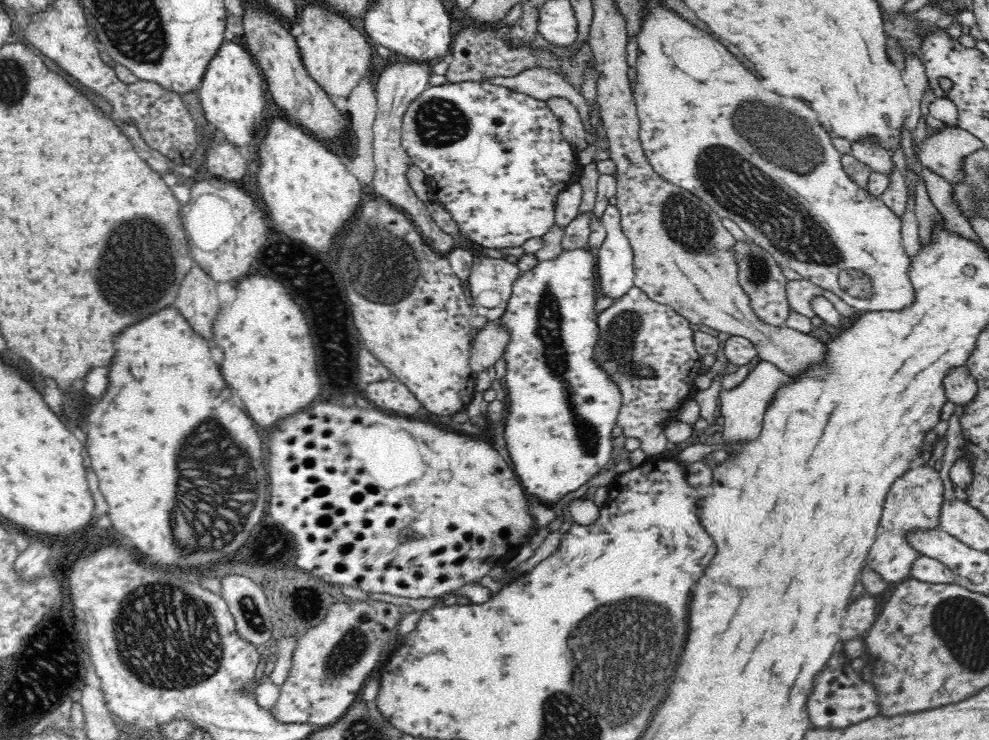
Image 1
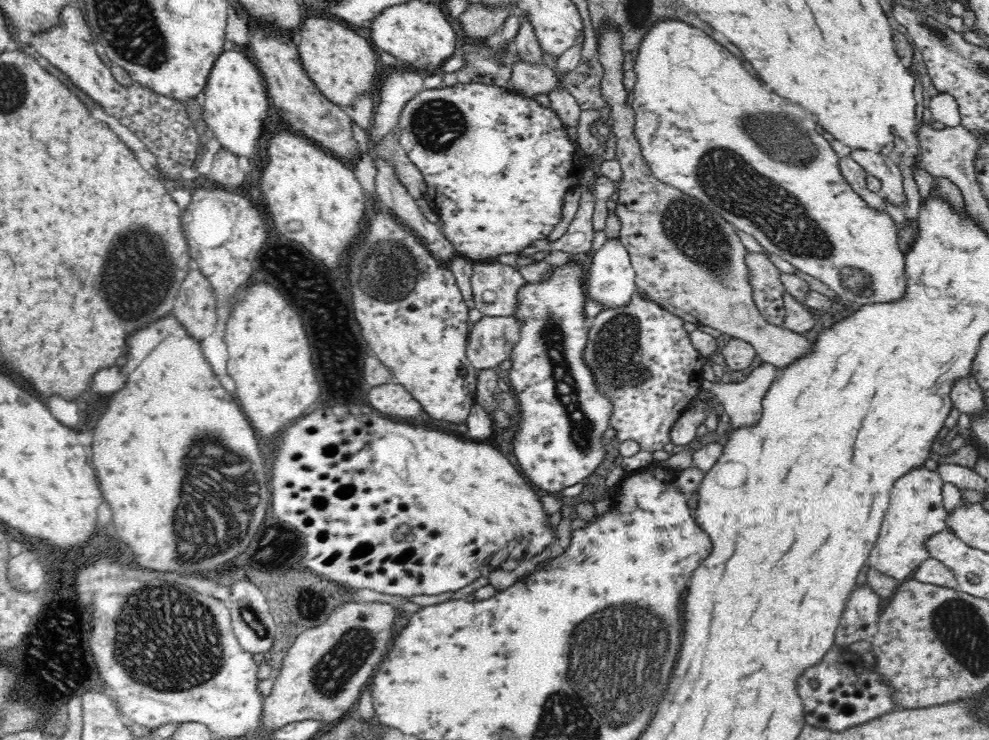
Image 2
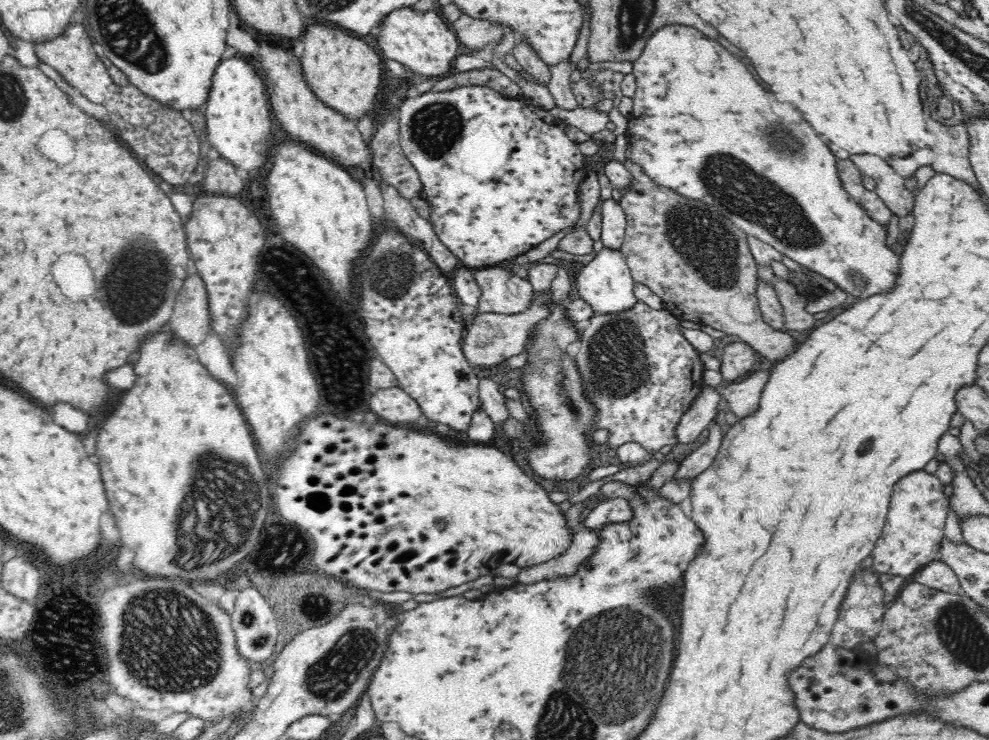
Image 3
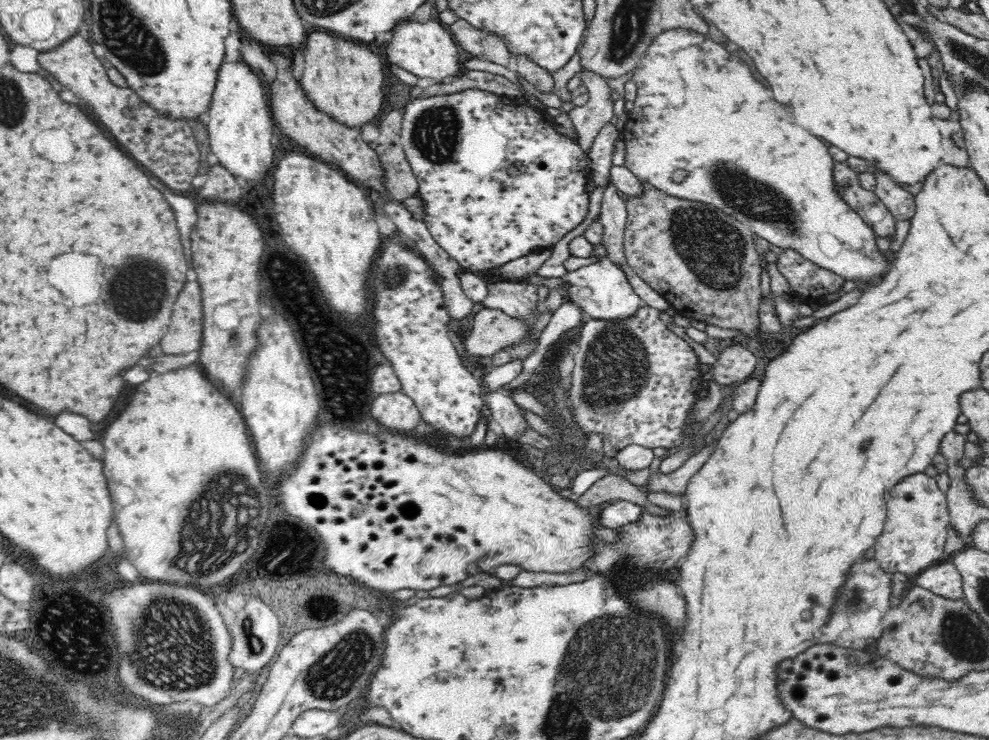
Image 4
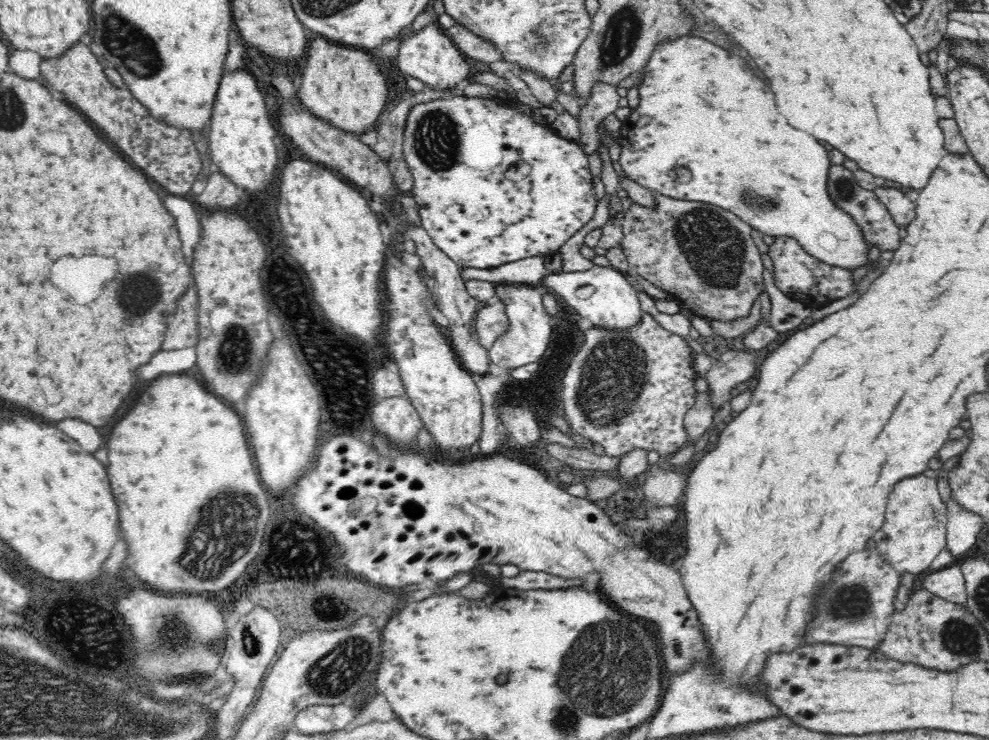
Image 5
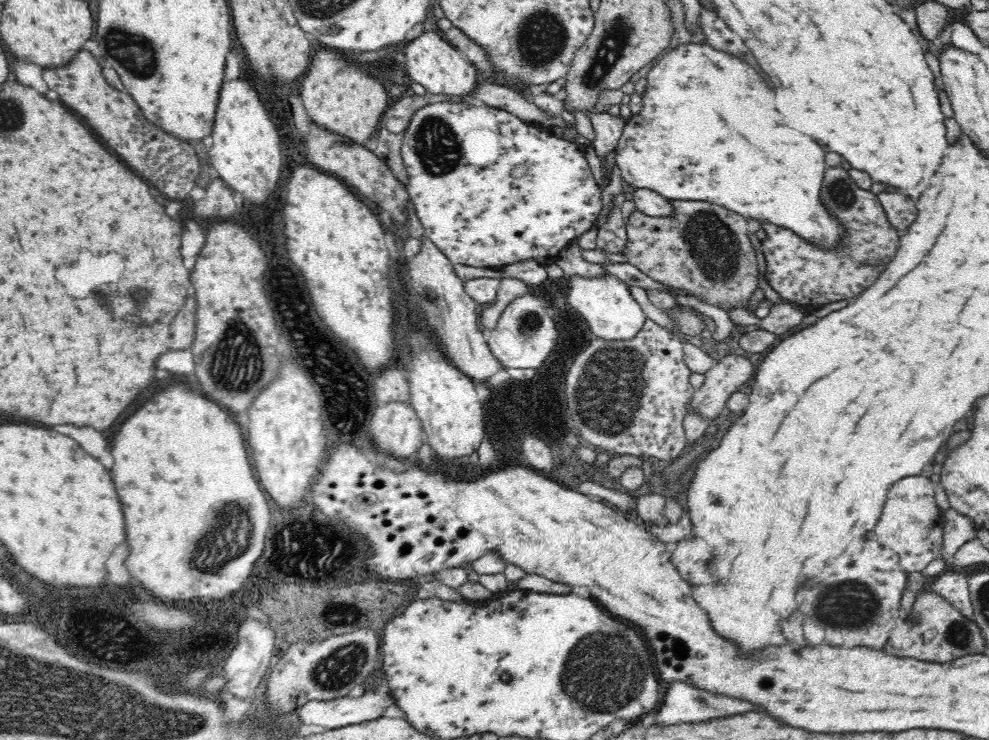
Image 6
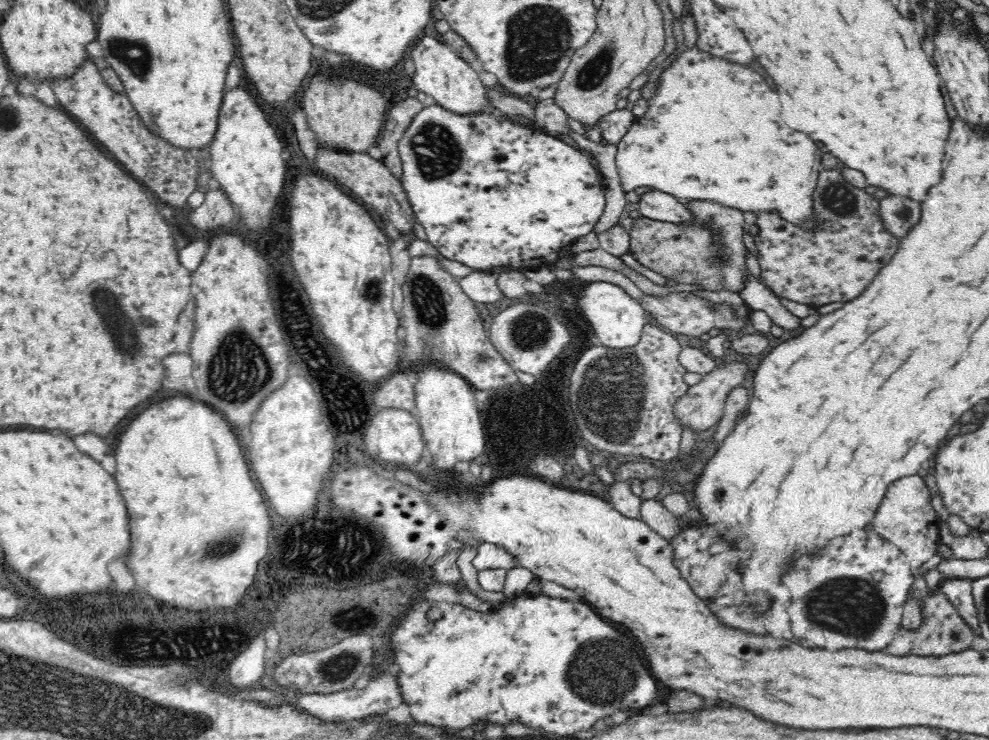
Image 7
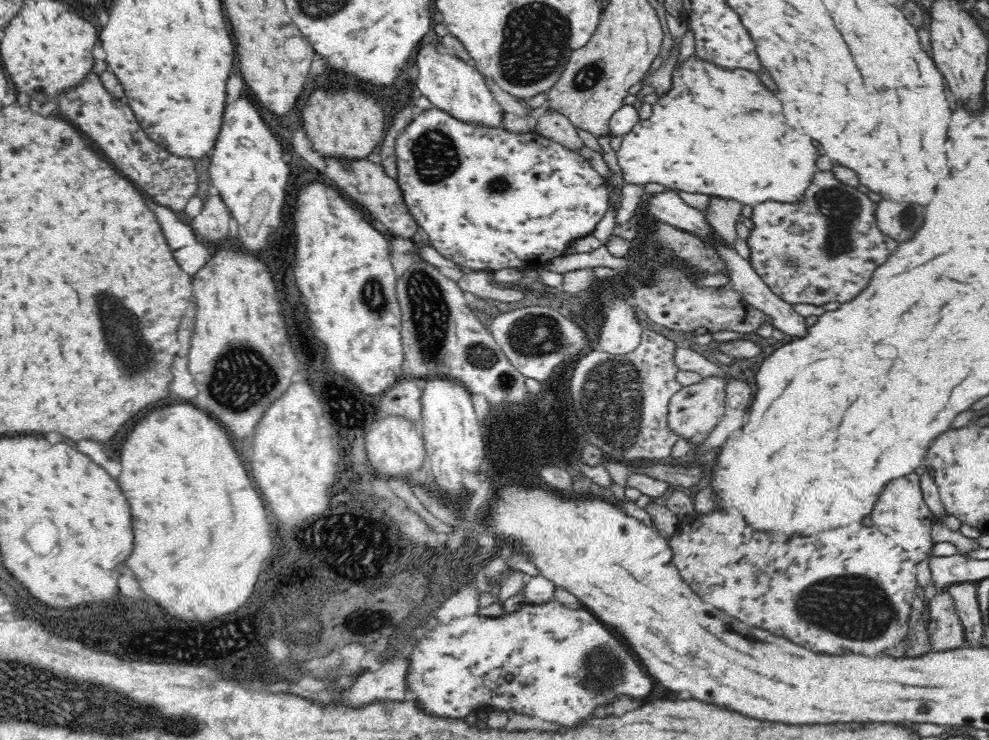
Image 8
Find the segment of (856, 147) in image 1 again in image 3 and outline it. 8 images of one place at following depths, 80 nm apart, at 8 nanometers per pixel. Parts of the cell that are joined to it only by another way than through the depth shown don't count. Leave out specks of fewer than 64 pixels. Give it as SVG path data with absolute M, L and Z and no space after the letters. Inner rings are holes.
M850 155L849 159L863 175L874 178L874 192L888 205L894 215L901 217L913 214L914 192L906 189L905 180L896 169L876 155Z

